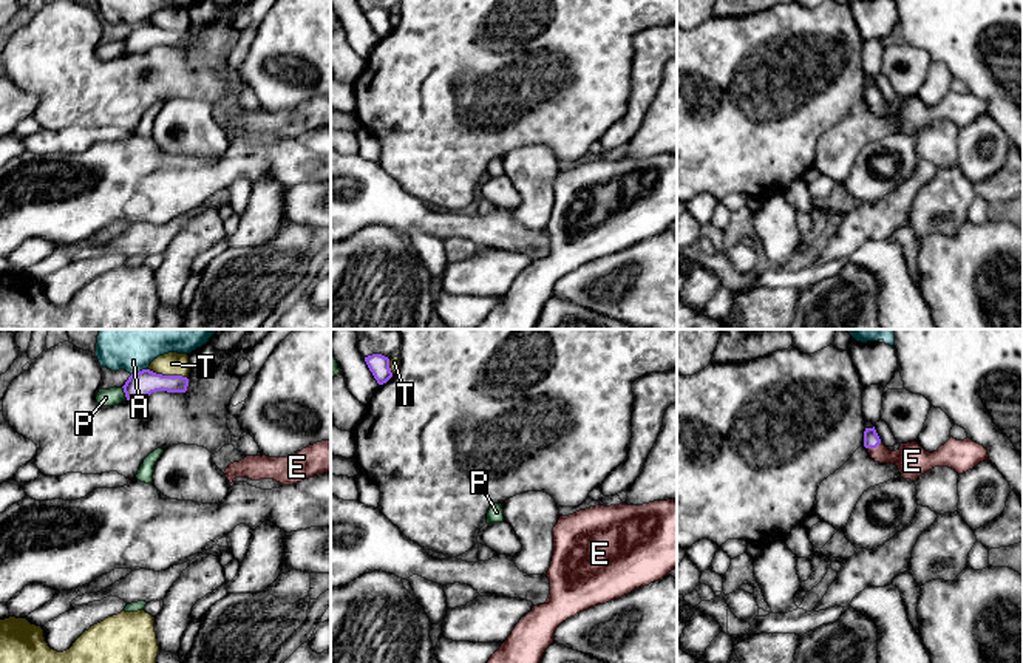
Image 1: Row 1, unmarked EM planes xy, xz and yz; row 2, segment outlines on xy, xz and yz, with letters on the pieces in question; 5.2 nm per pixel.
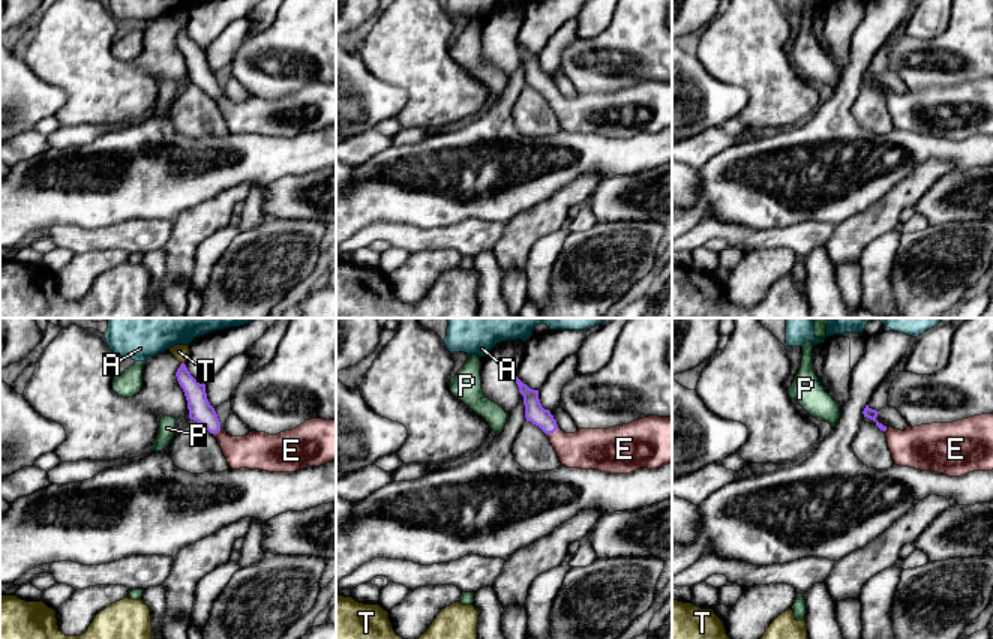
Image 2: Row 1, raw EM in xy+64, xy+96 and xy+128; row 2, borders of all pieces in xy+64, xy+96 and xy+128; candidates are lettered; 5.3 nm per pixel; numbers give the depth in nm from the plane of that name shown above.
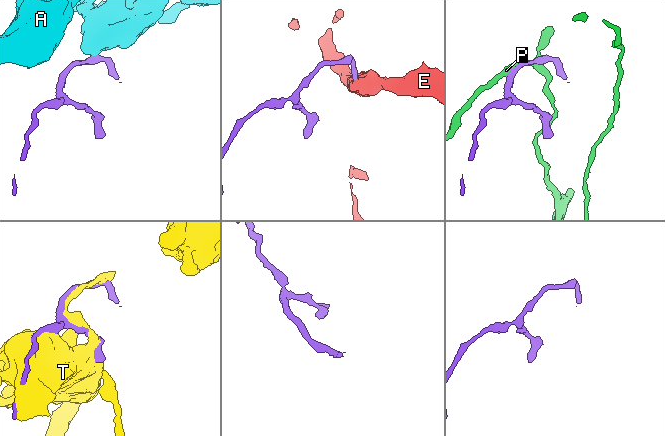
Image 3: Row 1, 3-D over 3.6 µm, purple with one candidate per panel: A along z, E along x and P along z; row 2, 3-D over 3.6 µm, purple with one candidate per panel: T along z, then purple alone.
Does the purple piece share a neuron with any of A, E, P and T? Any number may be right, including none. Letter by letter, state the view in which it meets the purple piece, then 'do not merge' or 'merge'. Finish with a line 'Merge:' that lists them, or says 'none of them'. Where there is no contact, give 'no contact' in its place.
A: contact in xy; do not merge
E: contact in yz; merge
P: contact in xy; do not merge
T: contact in xy; do not merge
Merge: E

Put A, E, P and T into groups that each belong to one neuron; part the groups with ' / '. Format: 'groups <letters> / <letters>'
groups A / E / P / T

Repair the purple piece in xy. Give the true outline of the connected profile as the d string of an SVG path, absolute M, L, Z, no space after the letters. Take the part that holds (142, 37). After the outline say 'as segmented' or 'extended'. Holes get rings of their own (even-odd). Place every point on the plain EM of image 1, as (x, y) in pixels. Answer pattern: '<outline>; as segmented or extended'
M150 23L134 26L125 36L124 46L127 54L136 54L156 45L185 46L189 32L182 29L162 29Z; as segmented

